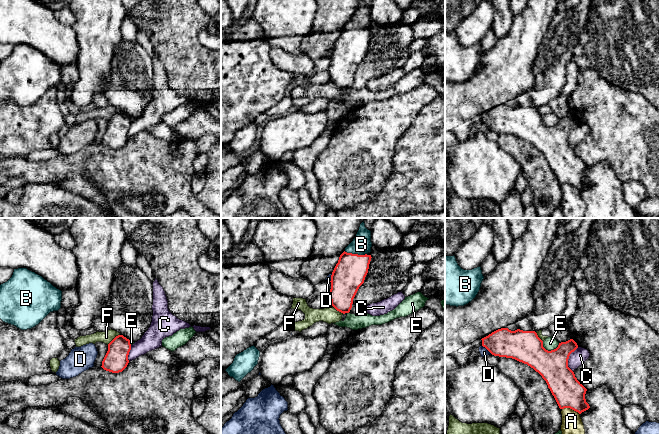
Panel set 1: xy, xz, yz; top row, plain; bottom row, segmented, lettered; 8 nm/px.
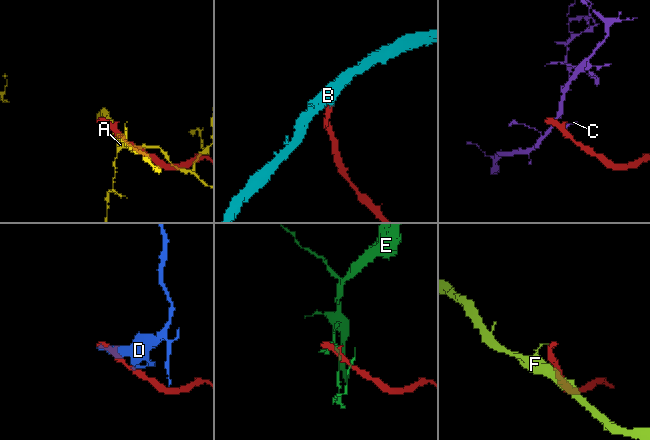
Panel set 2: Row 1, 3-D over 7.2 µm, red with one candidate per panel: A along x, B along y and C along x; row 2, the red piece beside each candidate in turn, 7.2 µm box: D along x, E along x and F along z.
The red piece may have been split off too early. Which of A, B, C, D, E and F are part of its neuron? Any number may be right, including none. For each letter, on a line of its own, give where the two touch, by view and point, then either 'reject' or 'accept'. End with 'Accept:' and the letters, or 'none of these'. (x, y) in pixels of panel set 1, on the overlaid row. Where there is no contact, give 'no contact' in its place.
A: contact yz (571, 408); reject
B: contact xz (355, 254); accept
C: contact yz (568, 358); reject
D: contact yz (487, 349); reject
E: contact yz (551, 350); reject
F: contact xy (114, 338); reject
Accept: B

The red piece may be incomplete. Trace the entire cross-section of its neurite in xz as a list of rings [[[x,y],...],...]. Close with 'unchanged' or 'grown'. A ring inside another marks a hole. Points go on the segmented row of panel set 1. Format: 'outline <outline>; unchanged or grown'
outline [[[364,221],[353,241],[340,255],[331,275],[329,297],[331,305],[339,312],[349,313],[353,299],[364,283],[371,261],[371,231],[365,227]]]; grown

